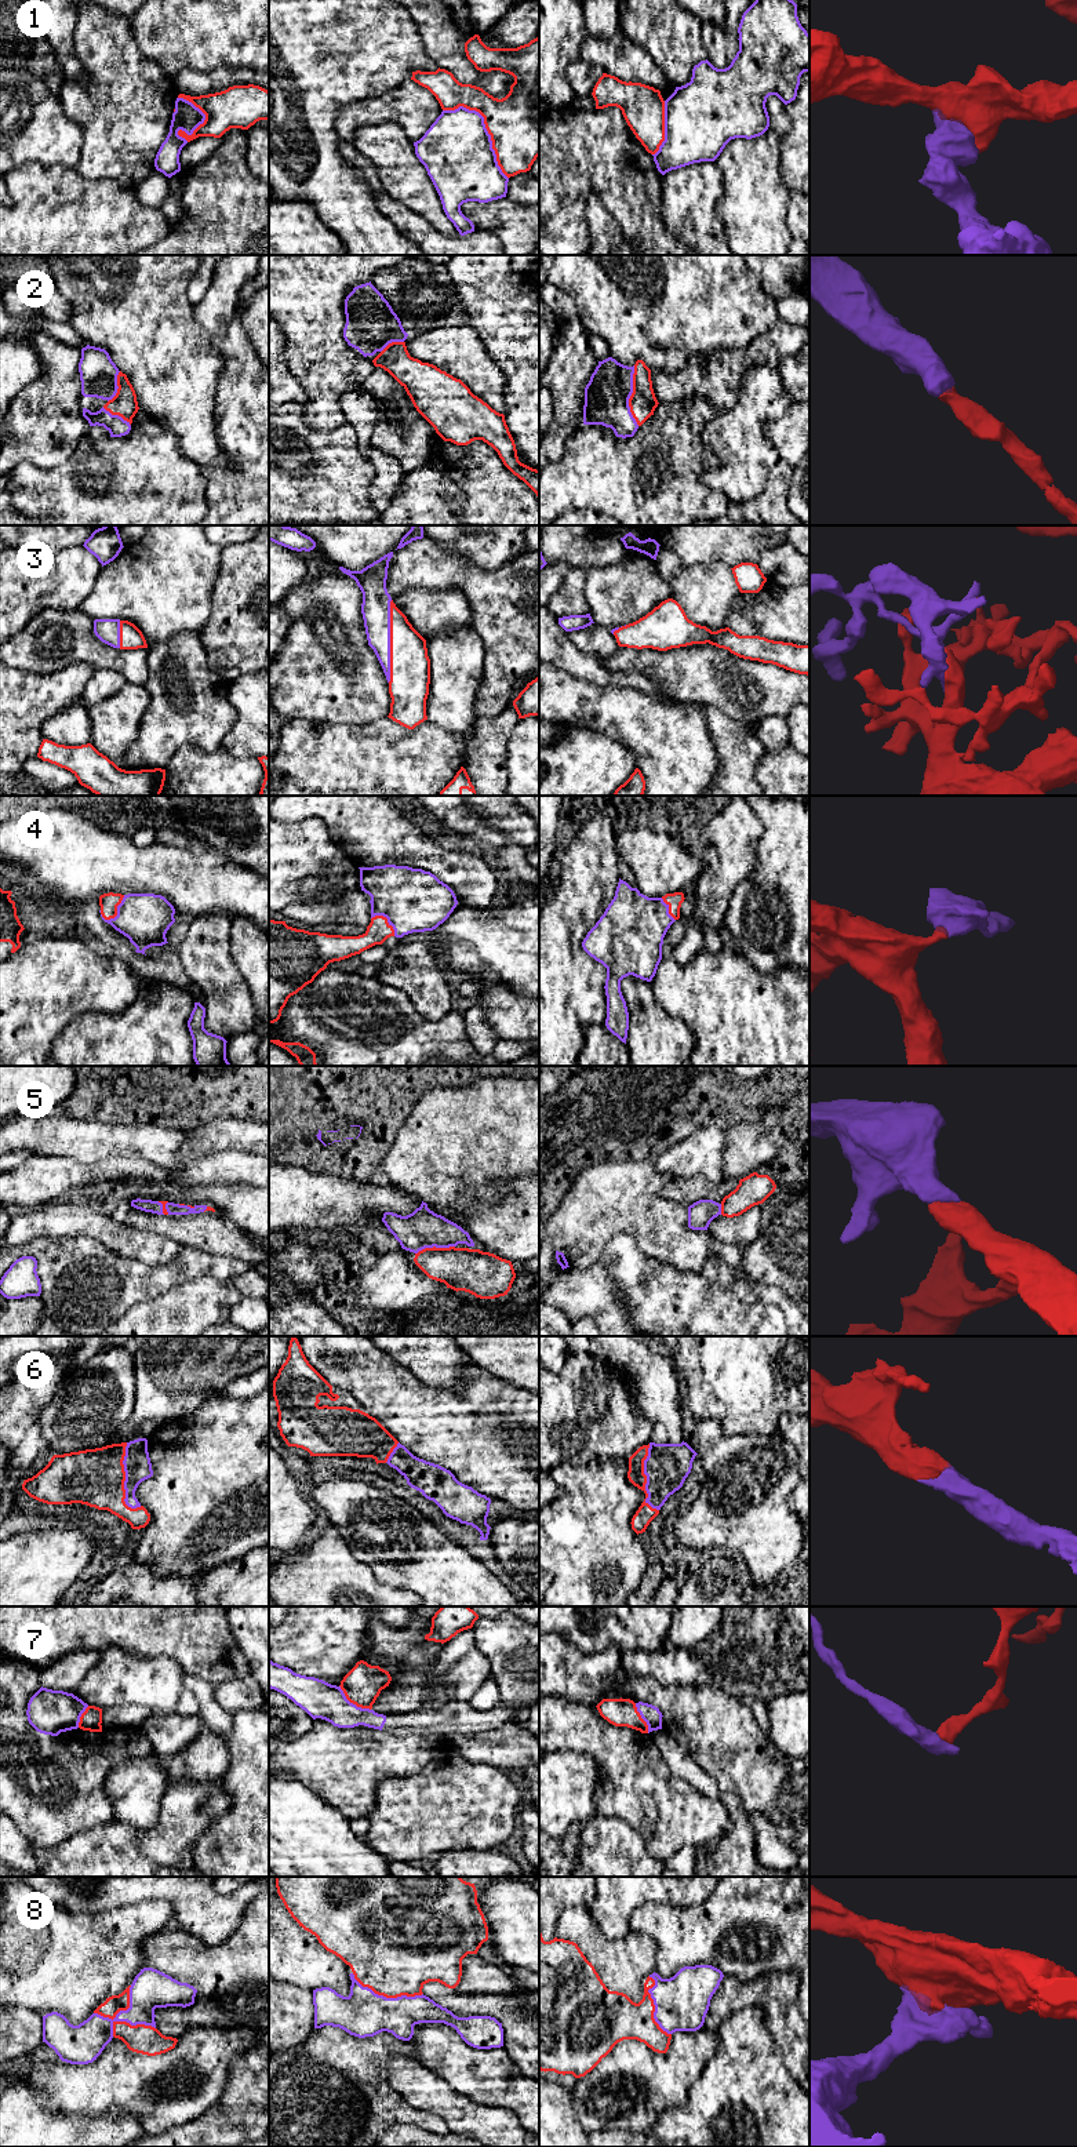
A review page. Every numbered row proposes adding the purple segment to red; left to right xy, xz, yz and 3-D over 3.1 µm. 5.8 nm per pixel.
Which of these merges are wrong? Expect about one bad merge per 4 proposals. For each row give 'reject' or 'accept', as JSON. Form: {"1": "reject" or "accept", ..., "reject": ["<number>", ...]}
{"1": "reject", "2": "accept", "3": "accept", "4": "accept", "5": "accept", "6": "accept", "7": "accept", "8": "accept", "reject": ["1"]}

